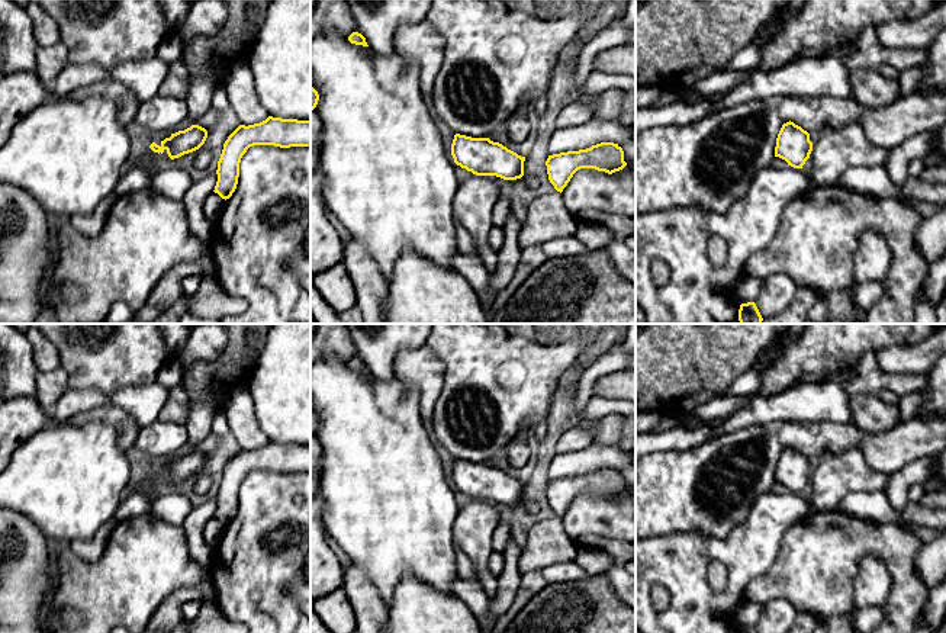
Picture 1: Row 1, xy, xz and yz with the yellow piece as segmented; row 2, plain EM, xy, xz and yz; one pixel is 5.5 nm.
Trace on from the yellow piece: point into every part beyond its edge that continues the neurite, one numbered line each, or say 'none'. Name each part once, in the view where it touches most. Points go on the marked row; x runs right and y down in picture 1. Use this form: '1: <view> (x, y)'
none

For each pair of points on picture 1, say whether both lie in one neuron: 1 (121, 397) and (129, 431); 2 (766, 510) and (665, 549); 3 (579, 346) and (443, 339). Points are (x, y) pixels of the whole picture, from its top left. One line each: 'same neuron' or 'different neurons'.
1: different neurons
2: same neuron
3: same neuron

